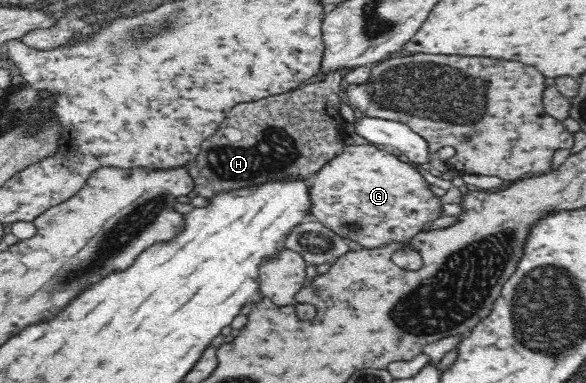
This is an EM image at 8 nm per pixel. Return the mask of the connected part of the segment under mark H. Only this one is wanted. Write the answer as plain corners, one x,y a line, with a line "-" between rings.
337,69
326,74
326,77
323,80
312,79
309,82
306,82
302,86
297,87
296,89
290,90
289,92
273,95
264,99
259,99
256,101
239,103
236,104
229,112
225,113
223,122
216,129
215,135
209,137
203,144
201,144
200,154
197,154
197,157
194,161
190,161
187,166
189,166
189,177
193,179
194,187
193,192
197,194
197,197
203,197
205,199
211,199
213,196
217,196
219,192
225,192
226,190
235,190
238,188
245,188
253,185
260,185
267,181
280,181
281,179
298,179
301,177
303,180
311,180
317,172
323,168
328,161
336,158
340,153
343,153
345,145
345,134
351,129
347,127
344,123
341,113
339,113
339,92
341,92
341,86
344,79
345,69

